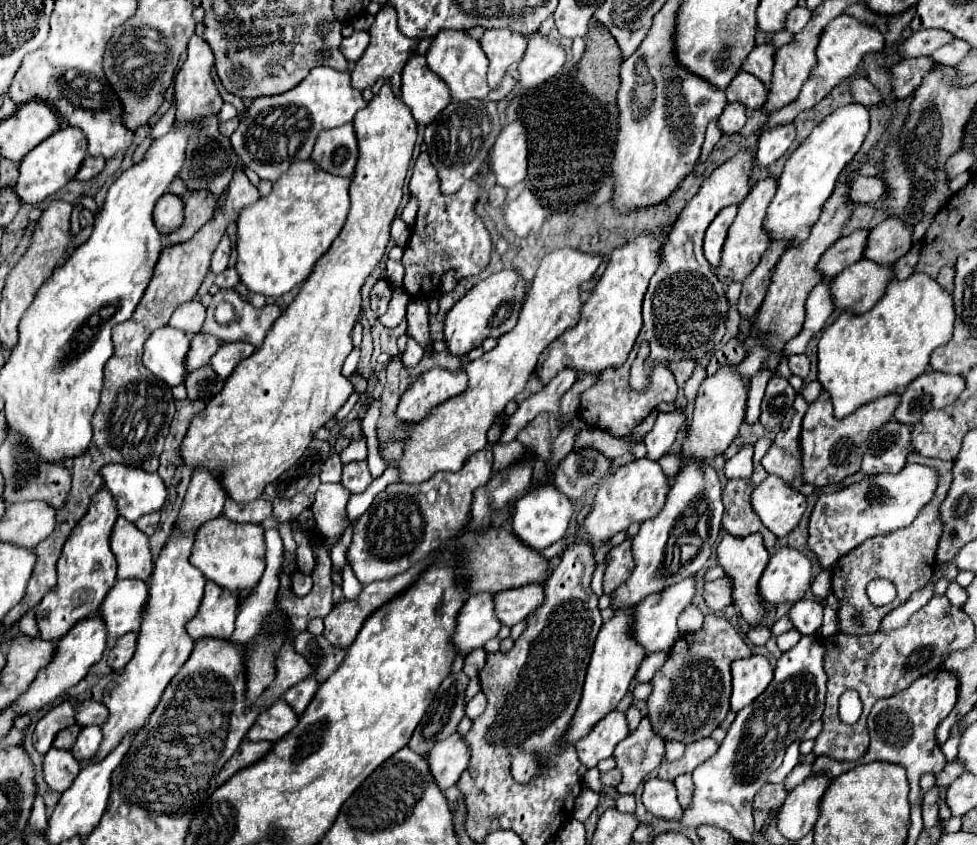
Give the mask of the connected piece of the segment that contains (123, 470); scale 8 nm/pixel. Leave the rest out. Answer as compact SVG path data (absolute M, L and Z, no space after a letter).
M105 465L101 469L105 487L113 493L117 501L119 515L127 521L137 521L139 517L159 511L165 503L167 489L157 473L147 473L141 467L129 465Z

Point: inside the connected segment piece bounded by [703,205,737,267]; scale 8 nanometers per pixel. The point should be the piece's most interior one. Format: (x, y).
(715, 237)

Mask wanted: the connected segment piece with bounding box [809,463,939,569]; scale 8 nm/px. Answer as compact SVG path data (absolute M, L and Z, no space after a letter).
M907 463L899 473L865 477L861 483L849 485L839 493L821 495L809 521L809 549L819 557L821 565L829 569L863 541L909 525L933 499L937 481L937 469Z

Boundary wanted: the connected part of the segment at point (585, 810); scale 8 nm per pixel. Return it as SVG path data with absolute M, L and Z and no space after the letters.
M583 789L581 791L581 795L575 799L575 811L573 811L573 817L577 819L577 821L585 821L589 815L591 815L591 811L599 805L599 793L595 793L595 791L591 791L591 789Z

